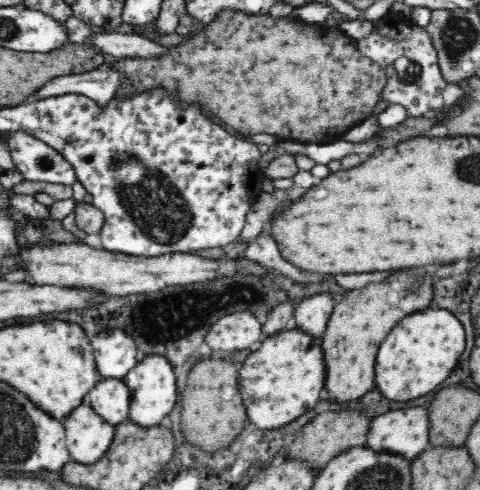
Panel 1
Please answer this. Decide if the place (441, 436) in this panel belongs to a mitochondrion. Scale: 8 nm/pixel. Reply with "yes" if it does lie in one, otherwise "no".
no

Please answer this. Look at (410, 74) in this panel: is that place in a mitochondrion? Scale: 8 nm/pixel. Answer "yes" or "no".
yes

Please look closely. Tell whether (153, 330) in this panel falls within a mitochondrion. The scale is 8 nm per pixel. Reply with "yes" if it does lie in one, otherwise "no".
no

